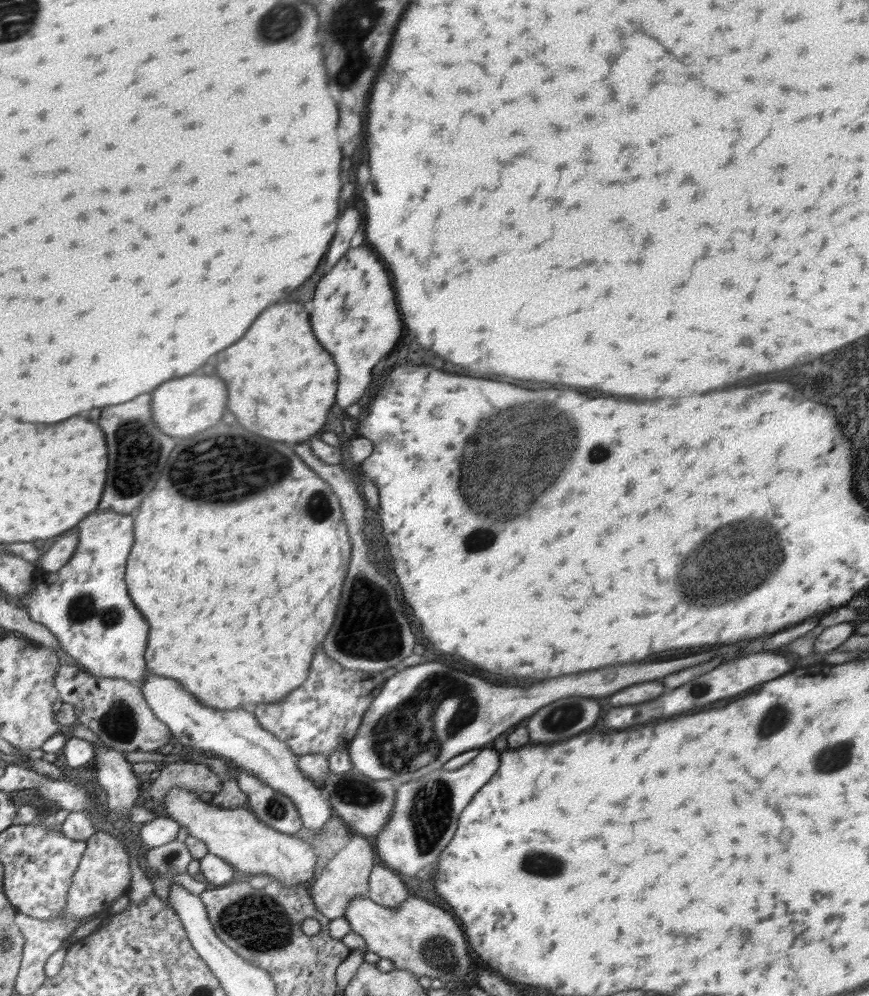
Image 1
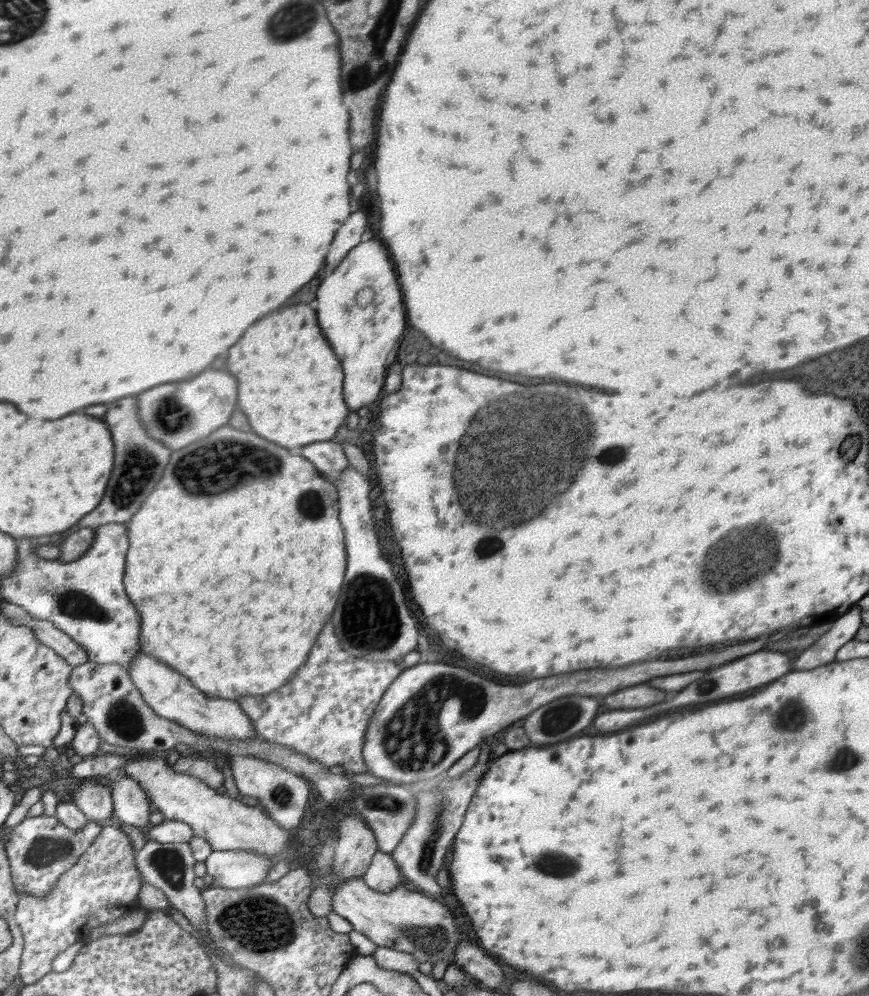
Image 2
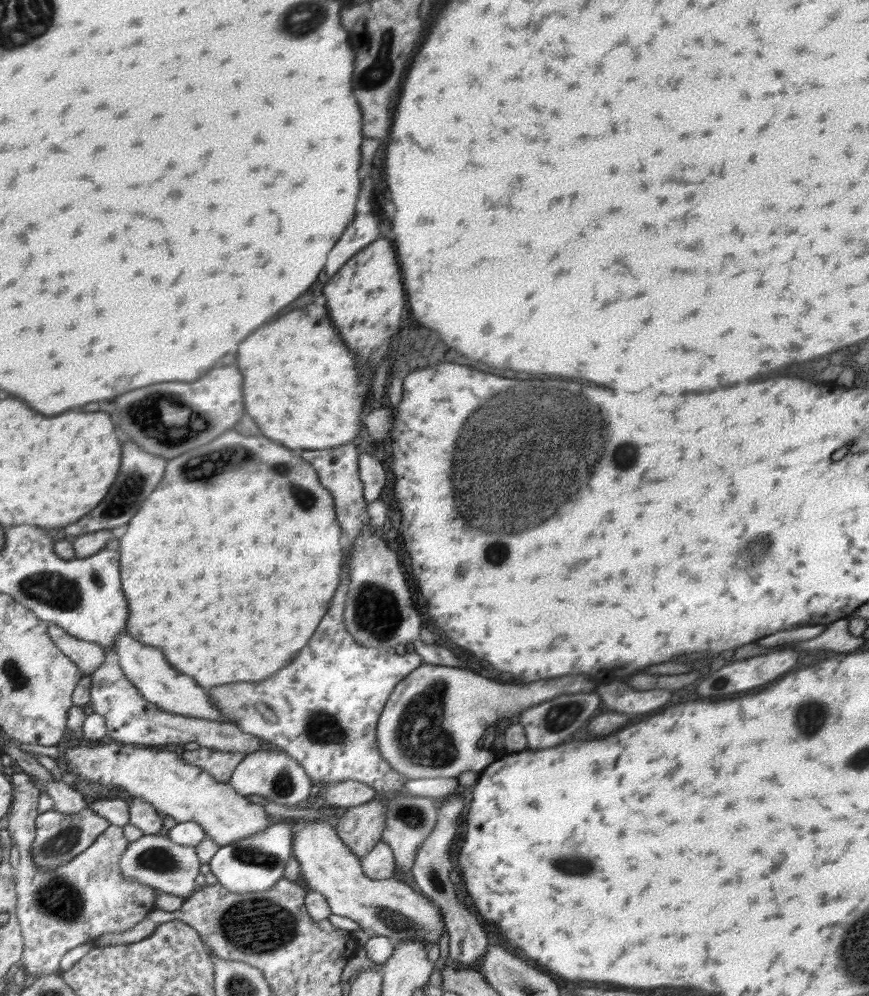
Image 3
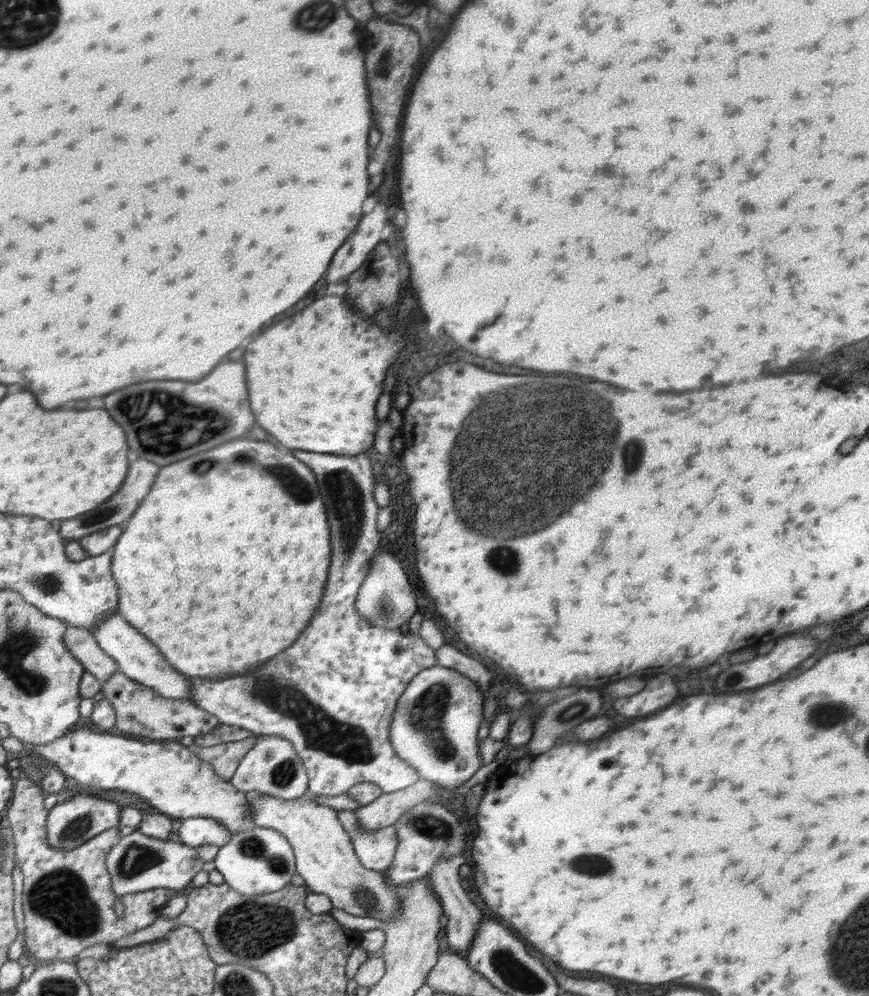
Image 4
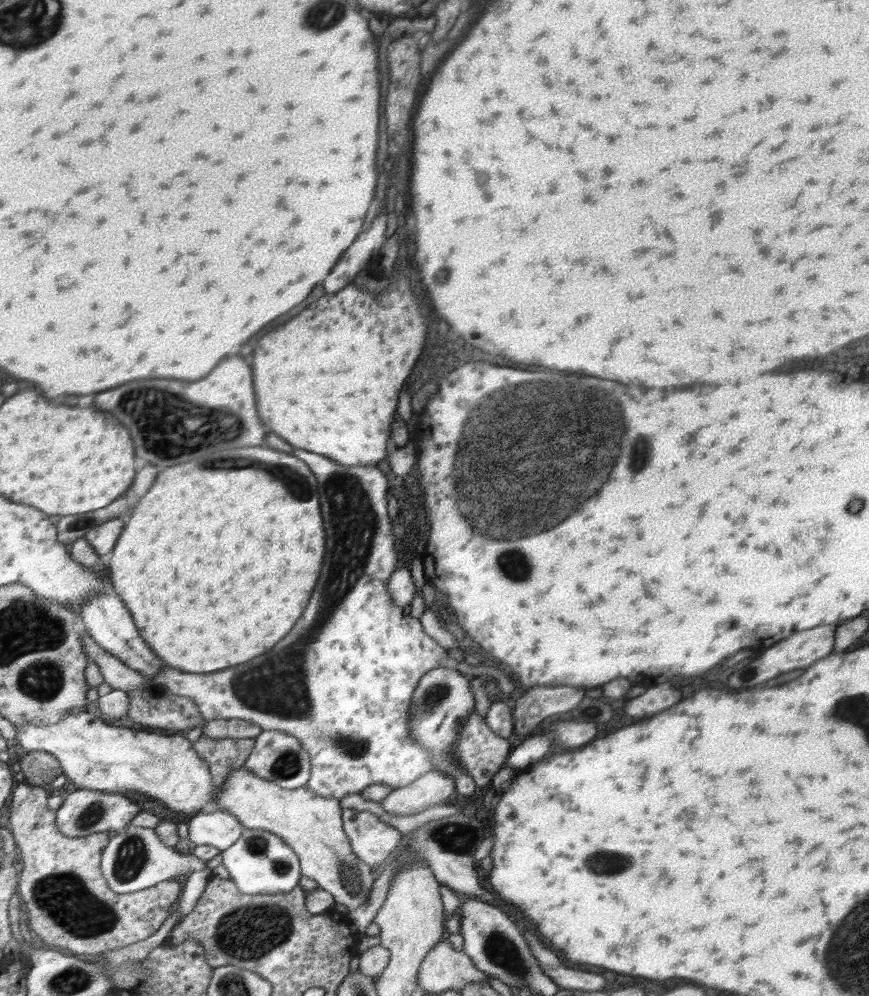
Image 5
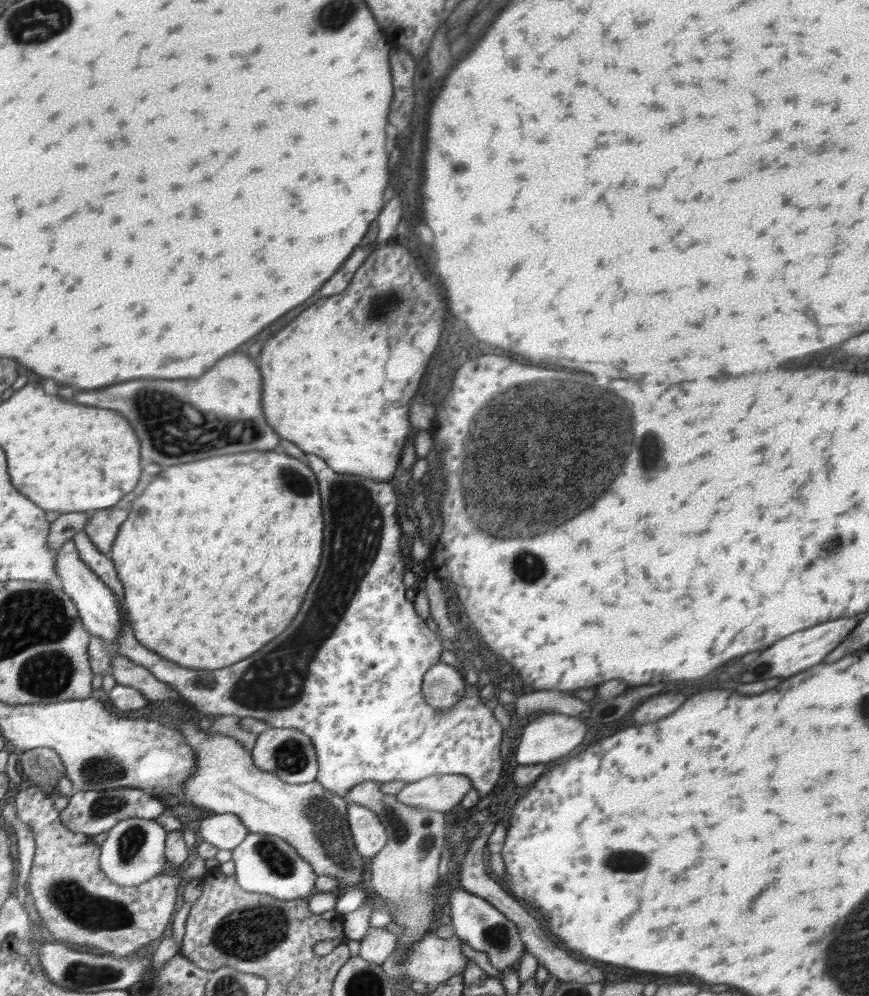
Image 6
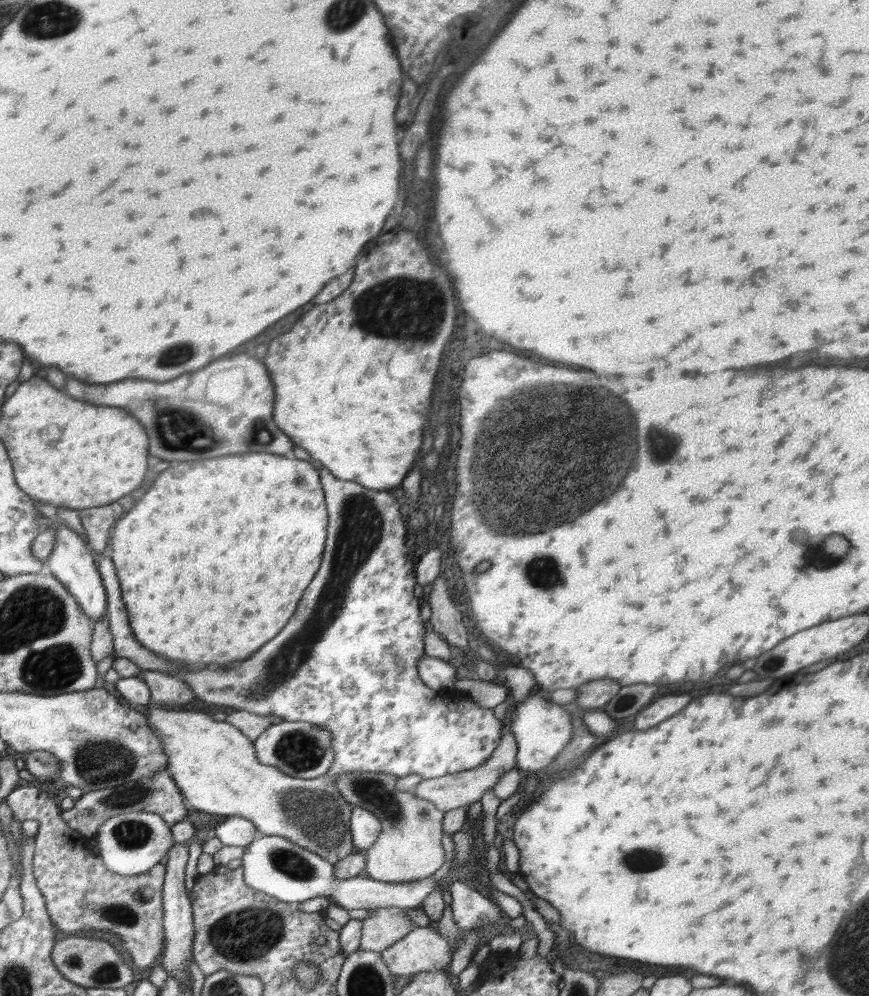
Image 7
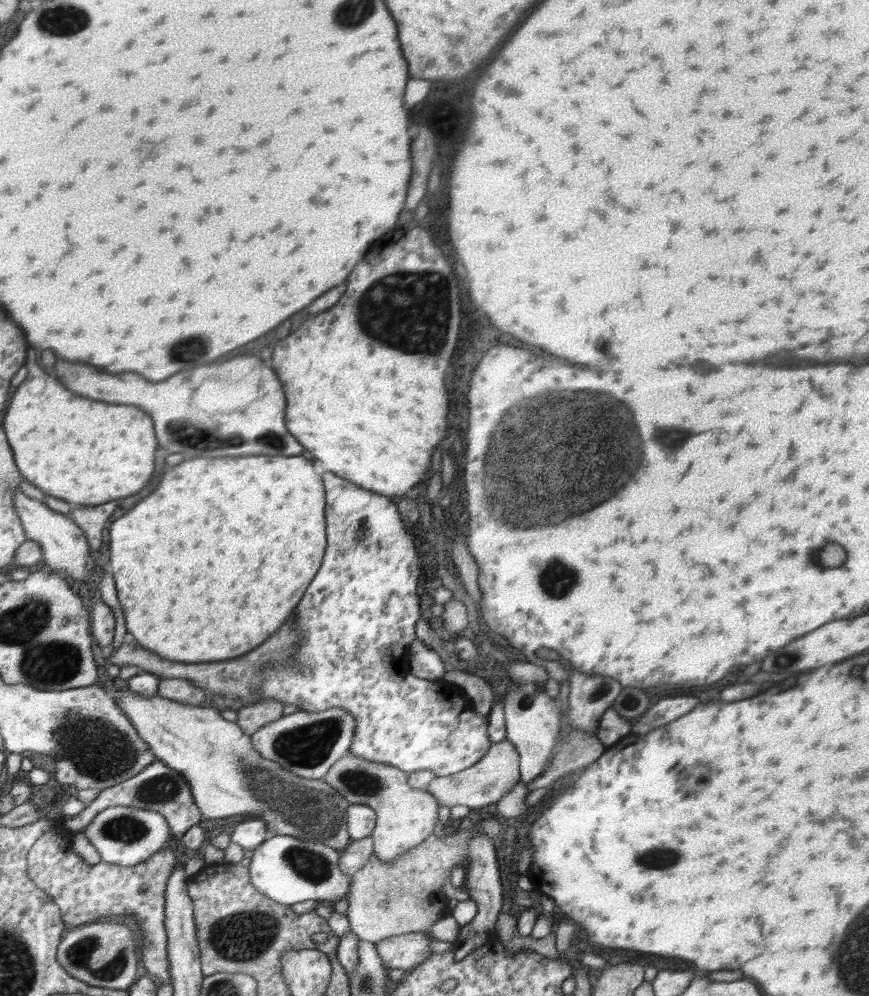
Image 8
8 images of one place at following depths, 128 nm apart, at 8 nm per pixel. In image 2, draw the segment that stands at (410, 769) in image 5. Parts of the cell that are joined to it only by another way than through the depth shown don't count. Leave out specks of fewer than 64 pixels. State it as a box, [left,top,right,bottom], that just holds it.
[236,442,406,774]

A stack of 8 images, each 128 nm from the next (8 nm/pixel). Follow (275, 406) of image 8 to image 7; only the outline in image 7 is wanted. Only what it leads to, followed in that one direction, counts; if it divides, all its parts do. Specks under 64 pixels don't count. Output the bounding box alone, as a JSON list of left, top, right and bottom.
[66,354,295,462]

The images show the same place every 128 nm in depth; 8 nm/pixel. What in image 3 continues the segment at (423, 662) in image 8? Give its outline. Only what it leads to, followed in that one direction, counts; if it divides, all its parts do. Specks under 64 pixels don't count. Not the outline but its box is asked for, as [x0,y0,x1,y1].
[376,663,596,779]

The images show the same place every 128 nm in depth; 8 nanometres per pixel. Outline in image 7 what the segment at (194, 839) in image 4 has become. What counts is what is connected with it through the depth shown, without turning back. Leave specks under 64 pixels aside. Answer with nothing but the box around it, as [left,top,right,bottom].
[214,816,261,847]

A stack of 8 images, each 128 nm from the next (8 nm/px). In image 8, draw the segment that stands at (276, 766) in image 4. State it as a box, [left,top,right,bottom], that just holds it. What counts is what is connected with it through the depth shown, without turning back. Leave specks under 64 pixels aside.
[250,707,356,779]

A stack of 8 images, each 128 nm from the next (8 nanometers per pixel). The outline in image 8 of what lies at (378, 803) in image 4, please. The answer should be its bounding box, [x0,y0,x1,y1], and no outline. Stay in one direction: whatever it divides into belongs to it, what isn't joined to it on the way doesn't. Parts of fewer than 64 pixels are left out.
[425,740,521,810]

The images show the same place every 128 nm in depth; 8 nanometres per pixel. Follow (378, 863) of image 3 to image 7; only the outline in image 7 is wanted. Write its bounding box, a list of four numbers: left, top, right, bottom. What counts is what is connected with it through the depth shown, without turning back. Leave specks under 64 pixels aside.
[351,806,380,852]

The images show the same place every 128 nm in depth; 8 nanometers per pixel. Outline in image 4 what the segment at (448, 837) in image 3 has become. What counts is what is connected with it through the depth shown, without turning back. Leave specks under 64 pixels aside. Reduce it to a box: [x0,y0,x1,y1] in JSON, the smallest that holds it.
[426,854,484,954]

